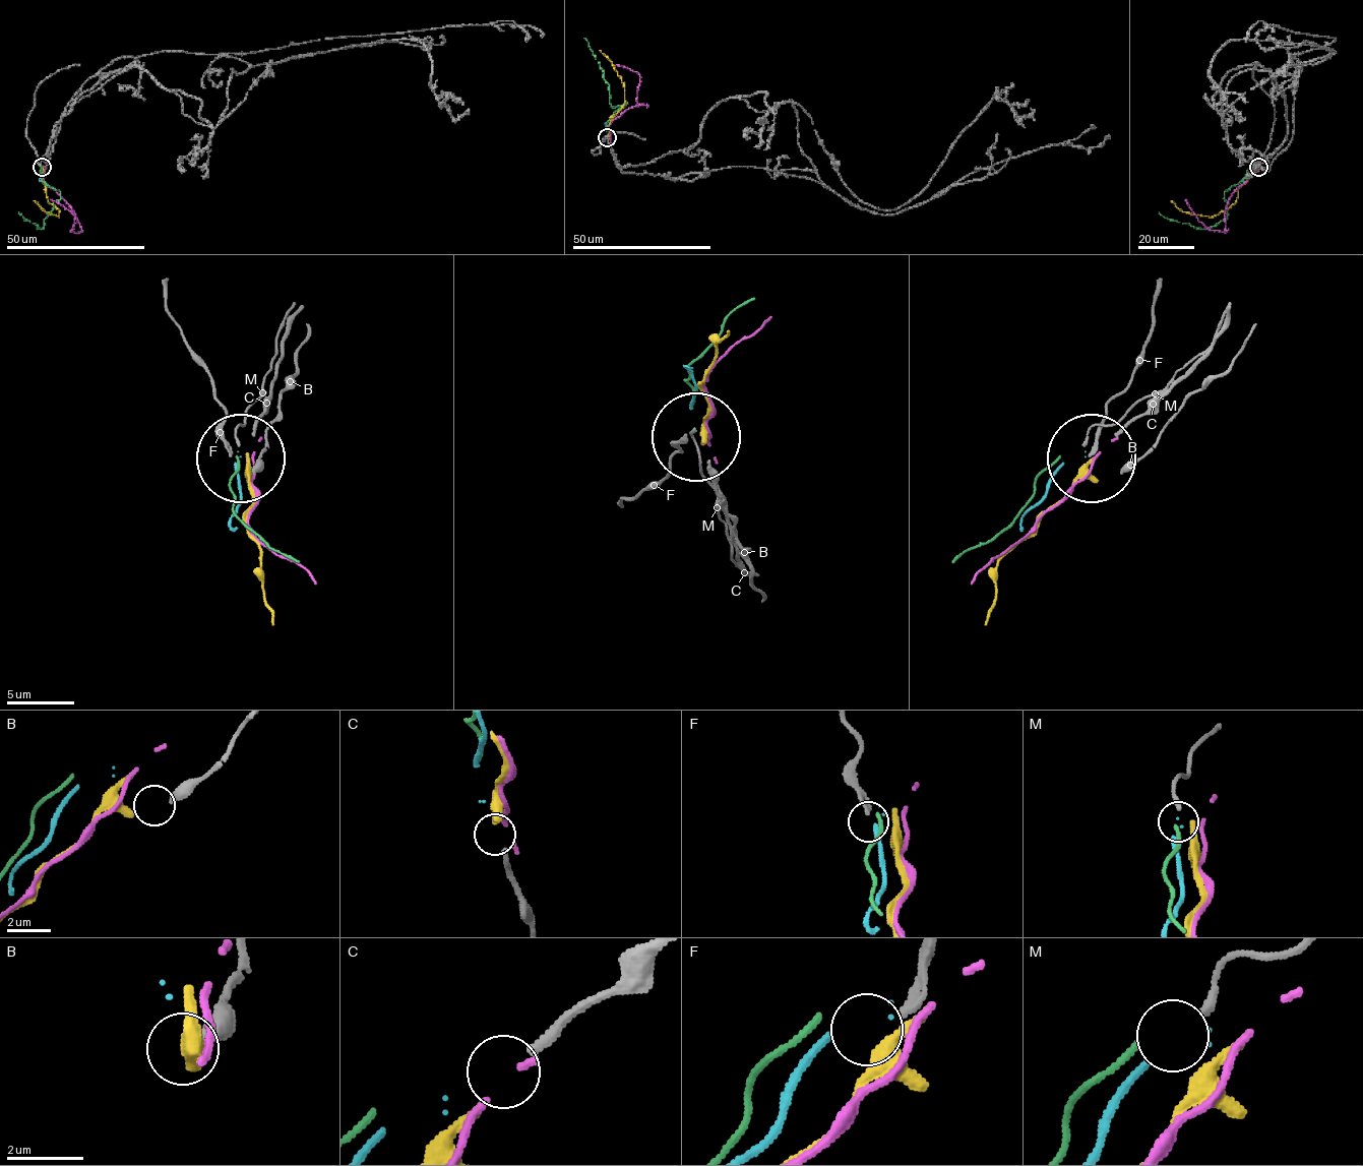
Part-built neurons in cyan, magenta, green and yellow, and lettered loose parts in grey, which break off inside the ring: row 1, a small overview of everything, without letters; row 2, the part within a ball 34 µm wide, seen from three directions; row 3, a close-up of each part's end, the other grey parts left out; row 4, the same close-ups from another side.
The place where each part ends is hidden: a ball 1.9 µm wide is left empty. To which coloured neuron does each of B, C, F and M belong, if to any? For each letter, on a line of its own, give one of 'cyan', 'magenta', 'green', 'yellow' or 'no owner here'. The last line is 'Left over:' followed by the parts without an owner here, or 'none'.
B: no owner here
C: yellow
F: no owner here
M: green
Left over: B, F

